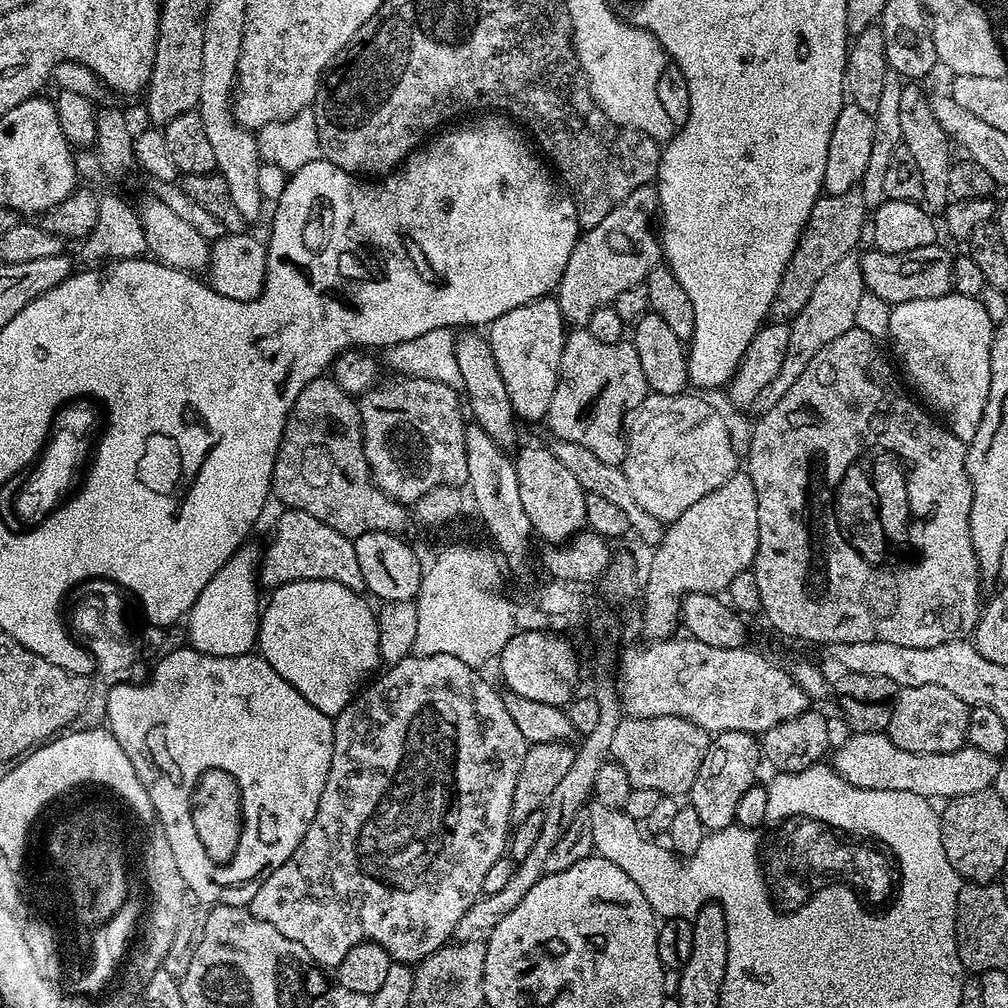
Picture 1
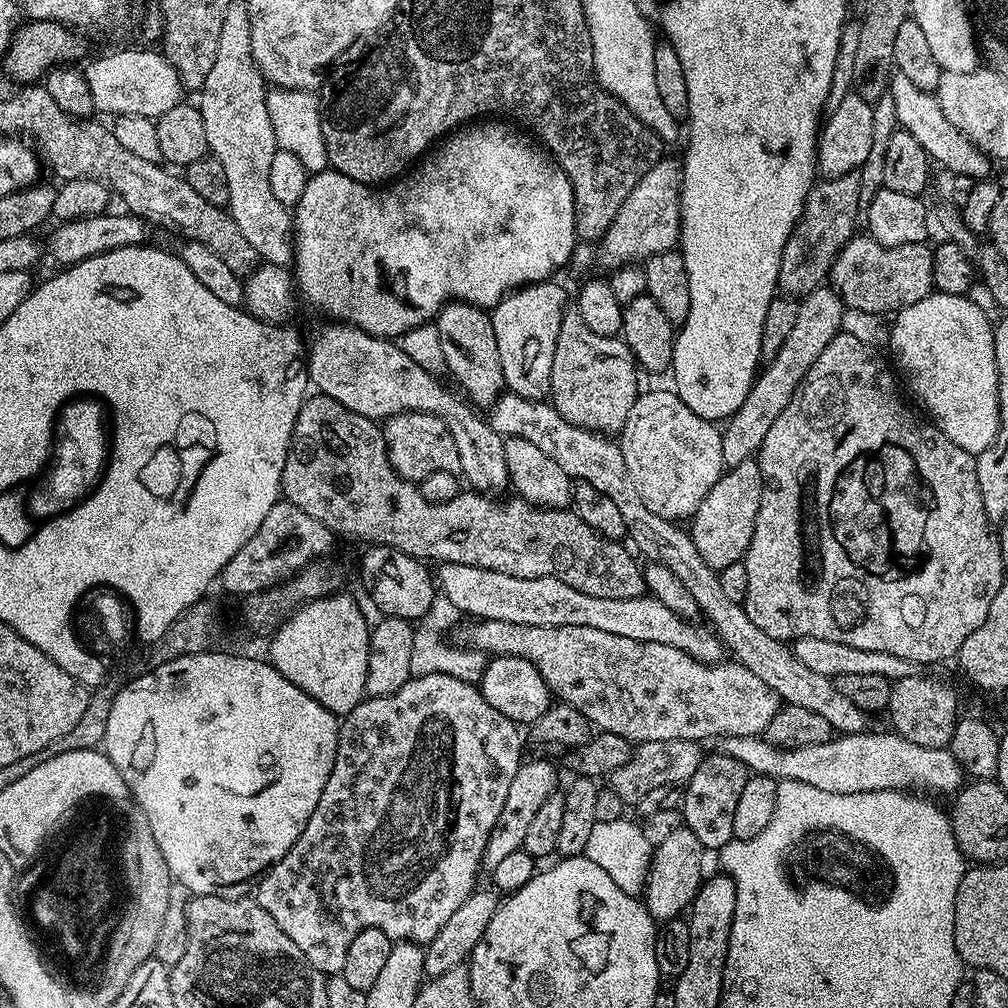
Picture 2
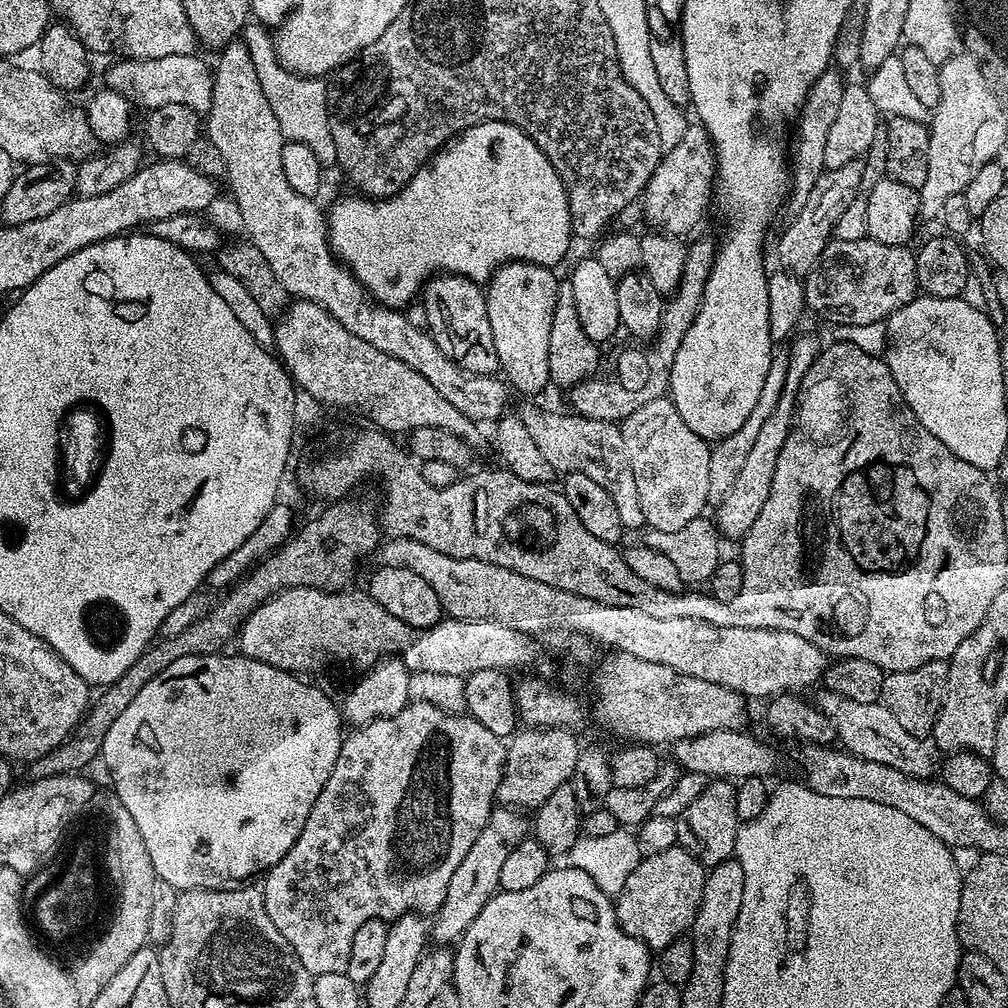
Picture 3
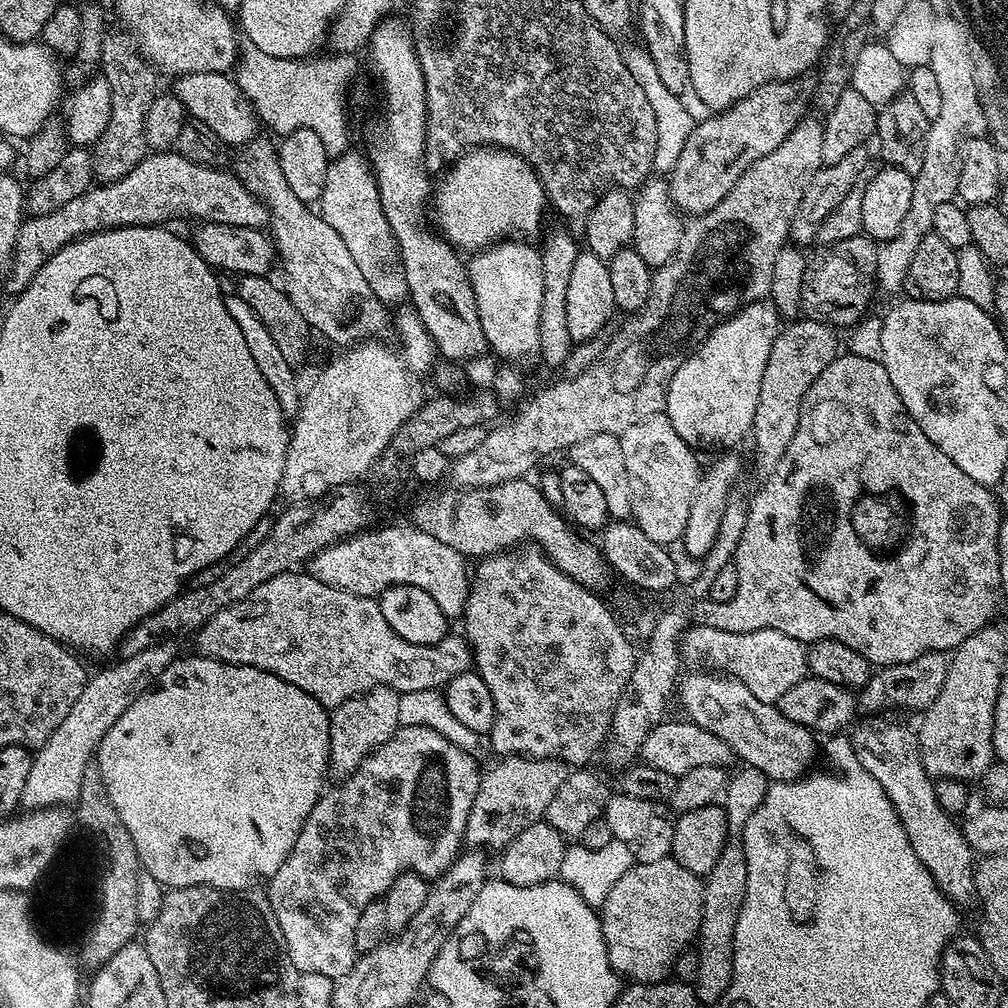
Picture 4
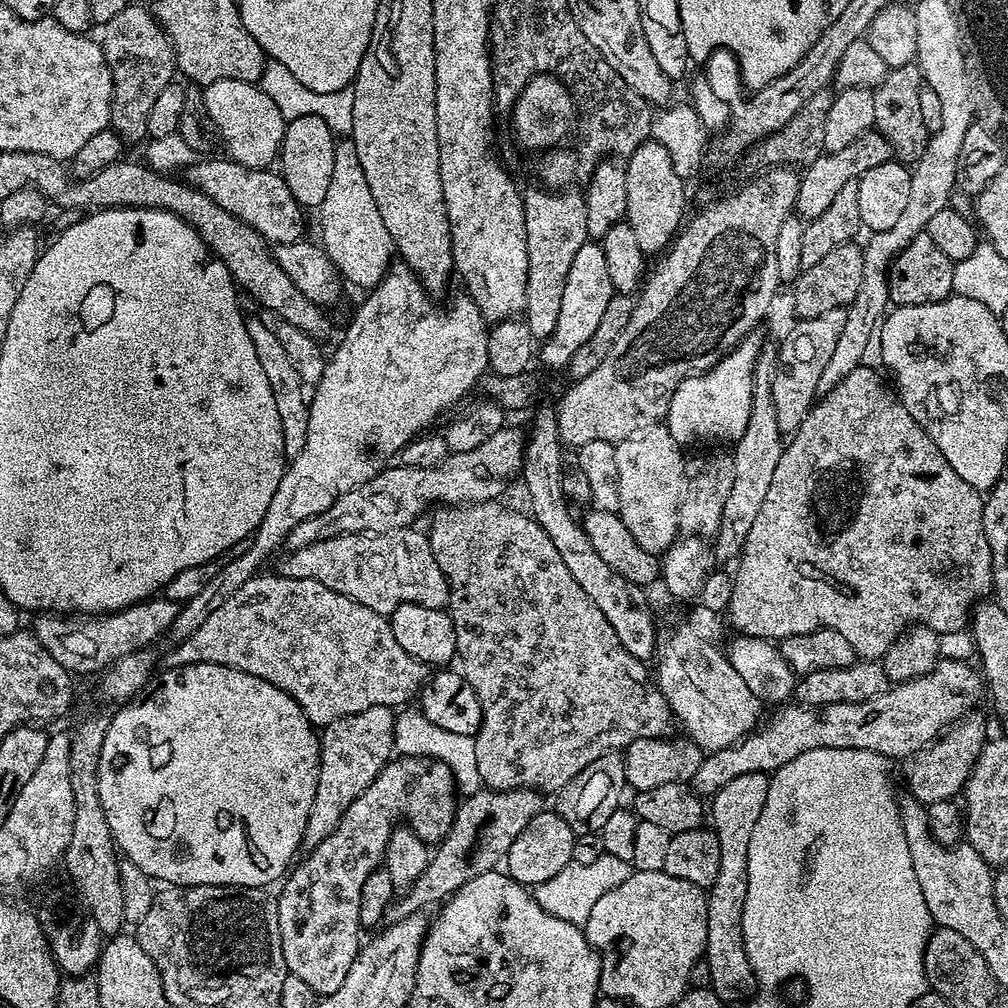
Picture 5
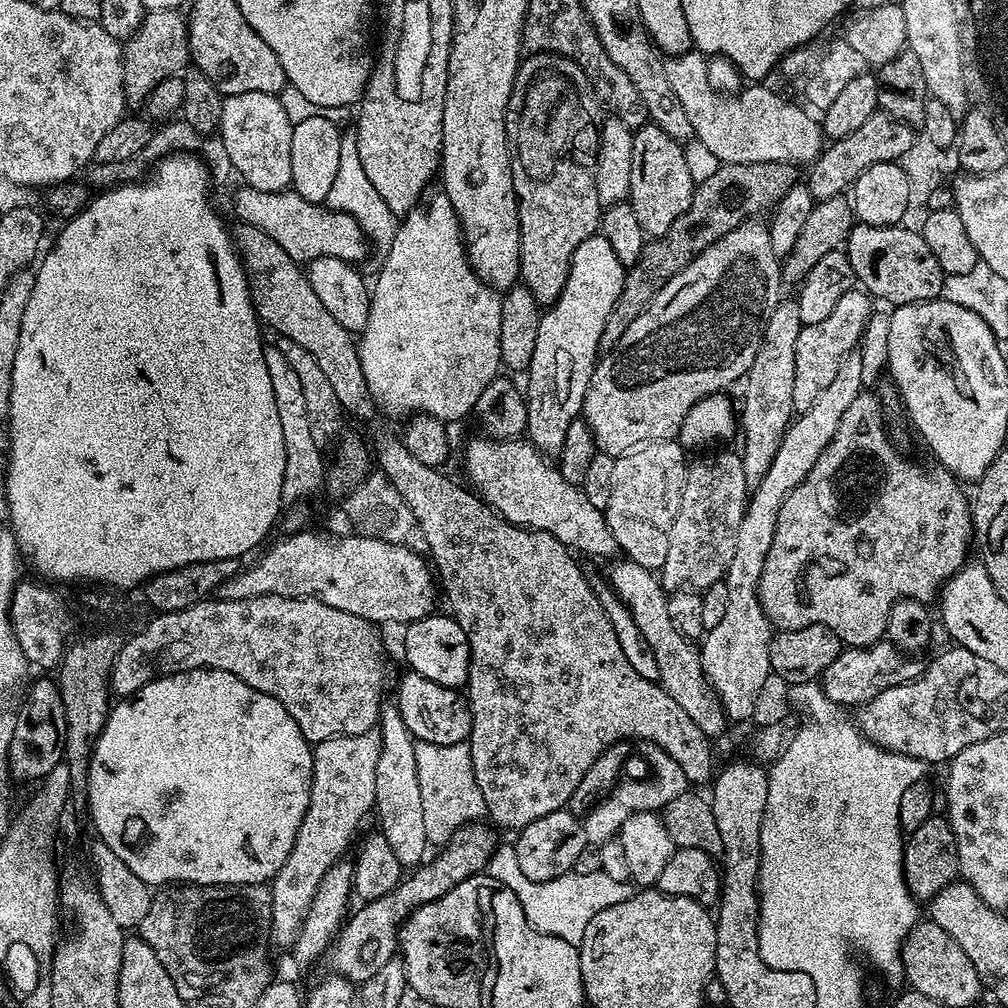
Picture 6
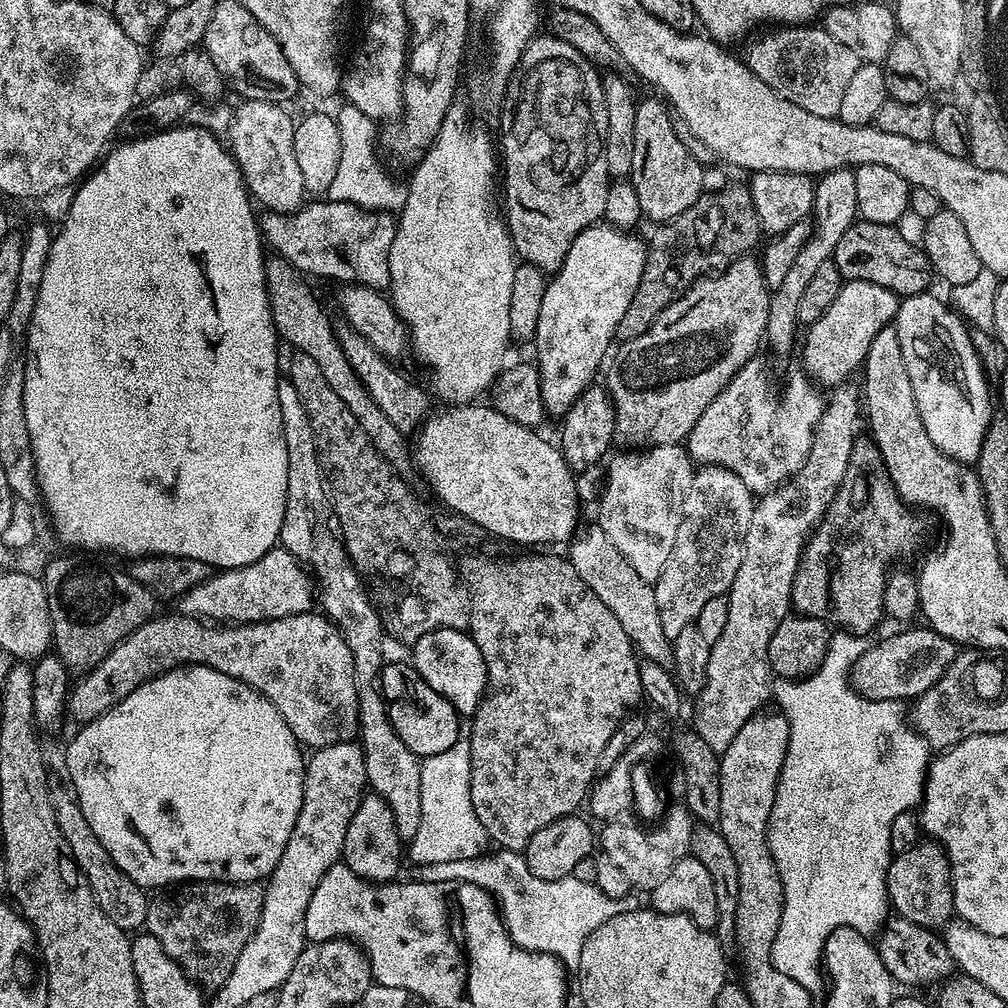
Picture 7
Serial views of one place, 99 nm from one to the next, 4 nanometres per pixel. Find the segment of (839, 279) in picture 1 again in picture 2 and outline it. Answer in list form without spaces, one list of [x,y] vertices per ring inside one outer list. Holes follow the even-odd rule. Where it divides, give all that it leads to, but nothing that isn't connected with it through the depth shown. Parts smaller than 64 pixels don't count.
[[[831,286],[815,288],[809,296],[799,301],[798,318],[790,334],[786,334],[786,342],[782,350],[778,350],[761,367],[756,381],[752,383],[750,394],[746,394],[746,402],[738,406],[733,416],[729,416],[723,425],[720,437],[722,438],[722,458],[728,468],[738,466],[742,462],[753,459],[762,446],[762,438],[766,438],[770,426],[778,419],[778,414],[790,406],[790,398],[798,390],[798,386],[806,378],[810,366],[818,362],[818,354],[826,350],[826,346],[841,332],[845,306],[836,289]]]

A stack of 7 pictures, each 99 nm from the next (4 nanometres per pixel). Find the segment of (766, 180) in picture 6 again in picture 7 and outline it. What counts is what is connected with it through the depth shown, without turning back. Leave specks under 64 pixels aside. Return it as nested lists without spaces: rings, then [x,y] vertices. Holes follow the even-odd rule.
[[[727,186],[719,191],[709,191],[700,196],[690,210],[661,223],[657,228],[660,229],[653,234],[652,241],[649,239],[646,244],[648,257],[642,282],[634,294],[634,302],[630,302],[630,310],[626,310],[620,323],[620,332],[626,334],[629,340],[650,330],[658,314],[662,314],[662,310],[672,303],[678,290],[687,290],[705,276],[724,271],[735,260],[751,253],[751,248],[756,243],[759,245],[762,237],[760,219],[747,187]]]

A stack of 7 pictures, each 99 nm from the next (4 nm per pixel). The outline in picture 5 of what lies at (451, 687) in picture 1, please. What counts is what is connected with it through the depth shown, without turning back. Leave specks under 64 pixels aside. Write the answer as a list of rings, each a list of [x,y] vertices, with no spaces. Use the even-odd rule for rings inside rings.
[[[401,755],[389,760],[374,782],[370,782],[370,786],[366,786],[366,790],[362,790],[354,802],[350,802],[346,814],[342,814],[332,833],[313,846],[307,853],[308,857],[304,861],[301,859],[279,885],[280,897],[275,897],[274,907],[278,918],[278,934],[282,938],[282,958],[286,958],[289,973],[302,978],[302,982],[306,982],[306,986],[310,986],[317,997],[334,994],[334,990],[342,986],[362,947],[362,929],[358,918],[362,886],[366,886],[366,878],[370,878],[370,874],[383,865],[390,834],[399,825],[396,823],[405,820],[408,823],[405,825],[416,832],[426,845],[436,846],[450,830],[457,807],[458,789],[450,766],[425,756]]]

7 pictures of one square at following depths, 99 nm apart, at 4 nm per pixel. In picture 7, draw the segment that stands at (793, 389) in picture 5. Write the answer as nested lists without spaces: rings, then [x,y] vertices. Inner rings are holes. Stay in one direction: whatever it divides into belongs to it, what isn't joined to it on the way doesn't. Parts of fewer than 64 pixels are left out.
[[[854,281],[845,282],[838,292],[838,298],[834,298],[834,302],[830,306],[830,310],[826,310],[826,314],[822,314],[822,318],[818,318],[818,322],[807,325],[805,334],[802,336],[802,348],[804,344],[804,368],[803,371],[817,385],[823,386],[825,389],[831,390],[852,378],[852,375],[859,373],[864,367],[864,359],[870,350],[870,342],[874,342],[874,334],[878,334],[878,330],[889,327],[896,319],[896,311],[900,308],[901,297],[884,288],[884,286],[874,285],[873,282]]]

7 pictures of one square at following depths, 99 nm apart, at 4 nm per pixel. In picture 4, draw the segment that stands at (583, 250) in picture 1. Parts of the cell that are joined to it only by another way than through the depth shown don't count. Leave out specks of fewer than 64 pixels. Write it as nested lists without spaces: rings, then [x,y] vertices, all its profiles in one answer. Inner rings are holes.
[[[804,72],[801,76],[795,76],[789,80],[770,80],[768,83],[758,86],[753,92],[747,92],[741,100],[731,104],[729,108],[708,114],[704,121],[693,123],[690,138],[686,138],[686,146],[682,146],[682,154],[678,154],[678,162],[674,162],[672,171],[667,173],[668,193],[672,204],[681,213],[695,218],[704,212],[714,210],[730,190],[746,174],[746,170],[758,158],[766,158],[766,154],[778,150],[782,142],[786,142],[786,134],[802,122],[804,116],[809,115],[815,98],[817,77],[812,72]]]

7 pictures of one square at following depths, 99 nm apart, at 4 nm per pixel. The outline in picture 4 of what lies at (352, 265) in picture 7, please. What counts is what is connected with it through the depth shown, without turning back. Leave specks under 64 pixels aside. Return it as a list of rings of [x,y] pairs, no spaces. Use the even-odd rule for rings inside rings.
[[[175,150],[152,152],[126,178],[113,184],[97,183],[50,214],[28,216],[18,230],[16,249],[12,251],[12,267],[6,277],[9,290],[20,293],[62,246],[111,228],[164,226],[171,216],[197,216],[195,219],[200,222],[267,229],[268,207],[250,194],[235,171],[226,169],[187,161]]]

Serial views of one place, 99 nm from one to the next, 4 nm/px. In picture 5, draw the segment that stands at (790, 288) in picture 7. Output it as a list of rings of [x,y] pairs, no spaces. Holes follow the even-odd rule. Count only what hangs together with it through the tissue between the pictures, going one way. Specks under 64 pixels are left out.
[[[761,347],[760,357],[756,360],[754,382],[752,383],[752,405],[750,422],[746,422],[746,434],[734,442],[730,455],[734,462],[734,482],[730,485],[730,494],[726,494],[726,503],[722,506],[722,522],[714,537],[714,556],[717,561],[735,561],[744,549],[746,534],[754,526],[762,498],[770,491],[770,481],[774,479],[774,470],[778,467],[778,458],[782,458],[785,441],[778,426],[778,414],[774,414],[772,383],[776,377],[778,352],[775,347]]]

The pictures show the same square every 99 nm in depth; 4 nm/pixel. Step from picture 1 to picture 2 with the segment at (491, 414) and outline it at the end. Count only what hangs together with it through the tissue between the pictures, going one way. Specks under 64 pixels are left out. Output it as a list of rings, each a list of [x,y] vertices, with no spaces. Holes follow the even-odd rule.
[[[455,299],[441,308],[440,313],[436,315],[434,327],[442,342],[444,367],[447,375],[450,374],[456,379],[455,387],[477,409],[491,408],[493,402],[506,391],[502,358],[498,358],[498,341],[494,339],[491,315],[477,304],[466,304],[462,300]]]

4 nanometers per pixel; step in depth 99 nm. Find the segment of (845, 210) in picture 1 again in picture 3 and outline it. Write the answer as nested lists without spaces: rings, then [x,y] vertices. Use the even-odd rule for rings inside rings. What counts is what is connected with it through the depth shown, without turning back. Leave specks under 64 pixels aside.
[[[863,159],[846,162],[846,166],[829,168],[814,182],[814,190],[806,194],[806,202],[801,208],[795,209],[792,221],[784,228],[780,236],[780,245],[776,248],[776,256],[780,259],[779,267],[793,276],[805,277],[820,260],[822,250],[826,250],[829,240],[833,239],[832,231],[838,217],[844,213],[846,206],[858,194],[863,174]]]

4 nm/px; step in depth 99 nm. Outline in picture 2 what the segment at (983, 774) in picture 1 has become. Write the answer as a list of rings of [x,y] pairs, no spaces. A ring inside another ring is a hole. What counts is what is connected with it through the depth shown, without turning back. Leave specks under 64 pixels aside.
[[[865,730],[858,733],[845,733],[833,737],[826,743],[815,746],[780,748],[774,746],[762,736],[728,736],[721,739],[721,753],[742,762],[748,770],[759,777],[775,781],[800,781],[815,786],[818,790],[830,794],[856,794],[868,792],[886,792],[901,790],[928,790],[930,792],[959,791],[964,782],[964,775],[952,752],[943,748],[922,747],[908,739],[902,739],[895,732],[872,732]]]

